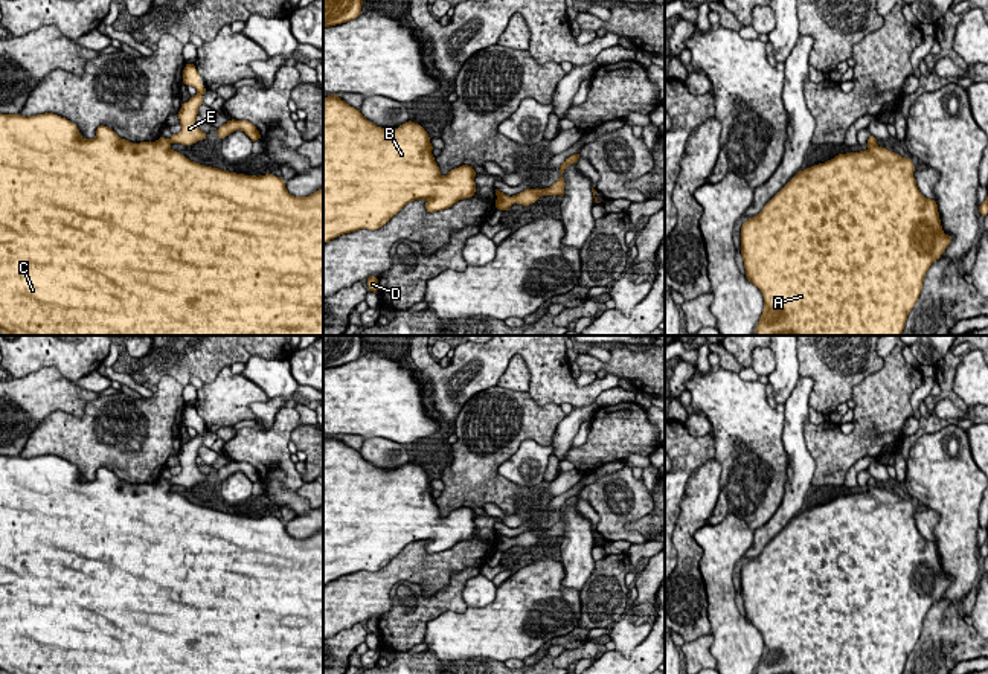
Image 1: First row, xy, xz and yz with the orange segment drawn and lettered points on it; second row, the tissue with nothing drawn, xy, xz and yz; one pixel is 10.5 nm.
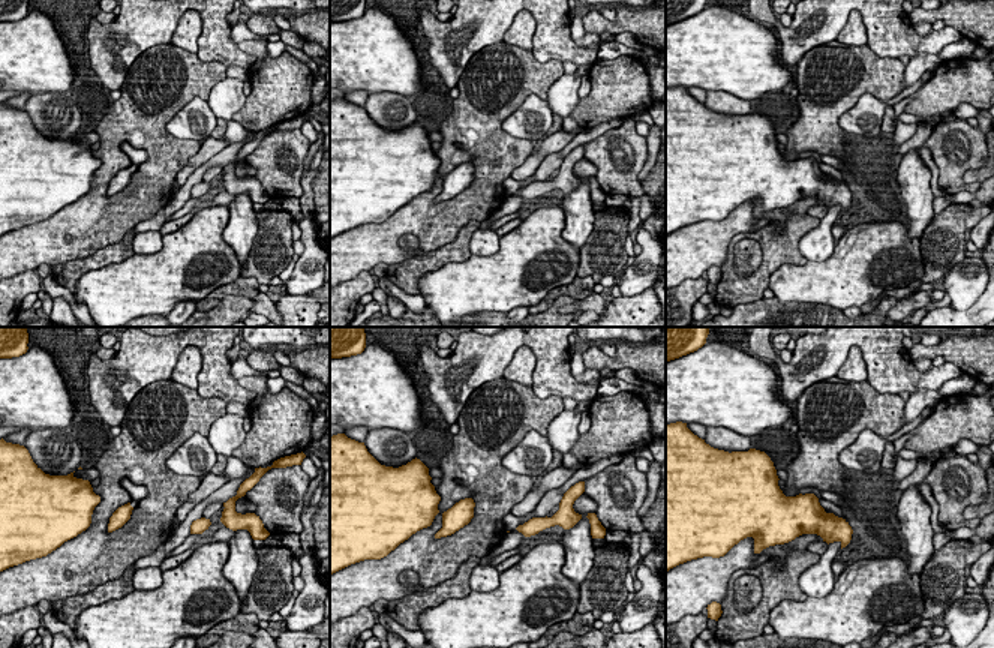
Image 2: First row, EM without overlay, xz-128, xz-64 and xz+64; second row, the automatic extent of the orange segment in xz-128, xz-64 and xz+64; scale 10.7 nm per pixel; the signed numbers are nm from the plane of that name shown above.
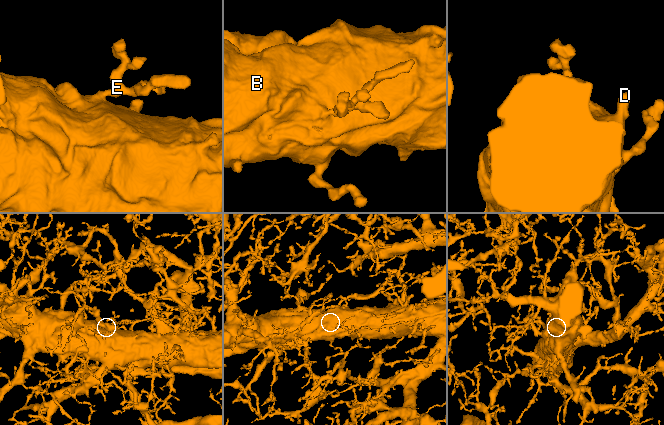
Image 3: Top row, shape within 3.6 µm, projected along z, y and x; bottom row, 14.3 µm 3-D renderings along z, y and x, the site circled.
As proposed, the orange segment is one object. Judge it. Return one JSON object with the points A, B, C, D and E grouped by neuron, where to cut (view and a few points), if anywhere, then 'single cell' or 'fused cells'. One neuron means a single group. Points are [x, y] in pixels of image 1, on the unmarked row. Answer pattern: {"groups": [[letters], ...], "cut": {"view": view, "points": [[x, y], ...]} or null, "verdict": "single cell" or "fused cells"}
{"groups": [["A", "B", "C", "D", "E"]], "cut": null, "verdict": "single cell"}

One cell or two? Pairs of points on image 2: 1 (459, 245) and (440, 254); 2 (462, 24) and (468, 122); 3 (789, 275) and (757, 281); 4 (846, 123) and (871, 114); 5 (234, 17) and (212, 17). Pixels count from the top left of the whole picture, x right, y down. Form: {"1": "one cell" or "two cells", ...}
{"1": "one cell", "2": "two cells", "3": "two cells", "4": "one cell", "5": "two cells"}

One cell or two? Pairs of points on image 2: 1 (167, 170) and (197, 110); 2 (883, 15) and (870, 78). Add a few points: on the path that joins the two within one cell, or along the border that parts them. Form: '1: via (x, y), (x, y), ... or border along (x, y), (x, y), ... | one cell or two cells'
1: border along (186, 104), (167, 129), (201, 143) | two cells
2: border along (867, 44), (876, 54), (897, 59) | two cells

